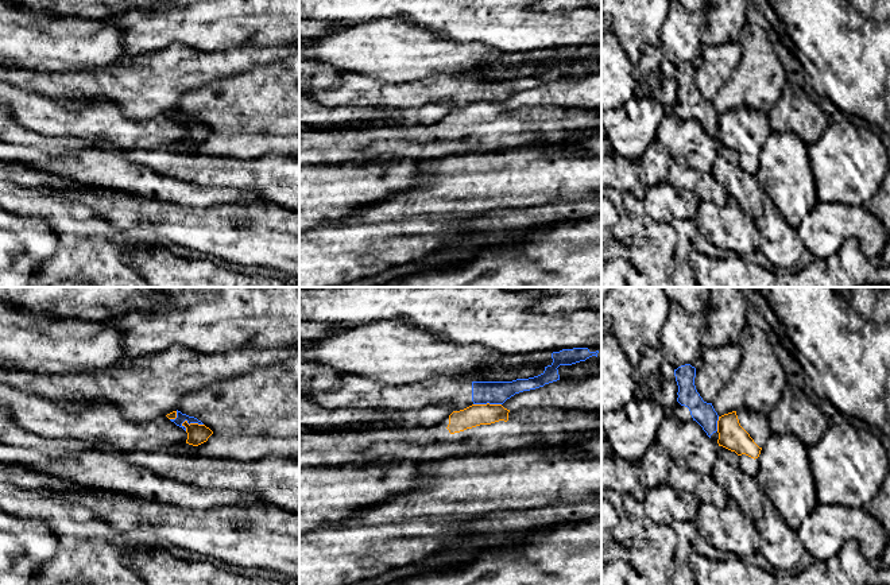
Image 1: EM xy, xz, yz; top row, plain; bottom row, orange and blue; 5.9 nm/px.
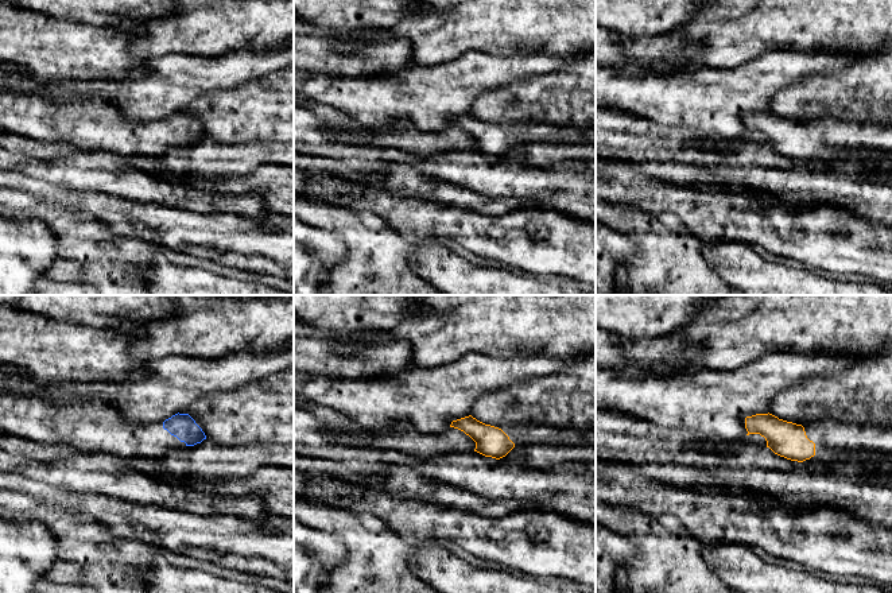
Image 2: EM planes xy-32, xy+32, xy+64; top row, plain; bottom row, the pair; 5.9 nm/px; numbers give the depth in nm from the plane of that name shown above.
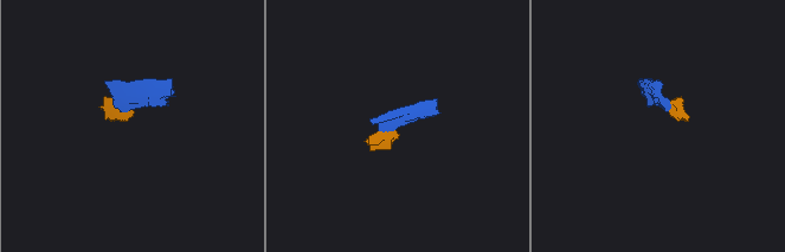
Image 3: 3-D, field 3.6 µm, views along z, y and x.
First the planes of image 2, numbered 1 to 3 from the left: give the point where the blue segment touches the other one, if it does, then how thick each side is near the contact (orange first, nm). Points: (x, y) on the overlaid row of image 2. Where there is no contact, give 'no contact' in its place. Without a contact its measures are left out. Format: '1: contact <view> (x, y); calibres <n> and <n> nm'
1: no contact
2: no contact
3: no contact

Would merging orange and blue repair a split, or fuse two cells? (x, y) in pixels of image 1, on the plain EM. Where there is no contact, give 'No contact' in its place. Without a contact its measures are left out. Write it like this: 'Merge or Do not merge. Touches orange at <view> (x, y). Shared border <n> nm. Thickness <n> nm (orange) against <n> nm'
Do not merge. Touches orange at xy (192, 121). Shared border 140 nm. Thickness 120 nm (orange) against 60 nm

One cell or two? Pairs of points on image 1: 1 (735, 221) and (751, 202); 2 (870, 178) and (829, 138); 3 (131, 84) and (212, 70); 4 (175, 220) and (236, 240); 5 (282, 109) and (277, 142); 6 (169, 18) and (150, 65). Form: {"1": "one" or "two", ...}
{"1": "two", "2": "one", "3": "one", "4": "one", "5": "two", "6": "two"}

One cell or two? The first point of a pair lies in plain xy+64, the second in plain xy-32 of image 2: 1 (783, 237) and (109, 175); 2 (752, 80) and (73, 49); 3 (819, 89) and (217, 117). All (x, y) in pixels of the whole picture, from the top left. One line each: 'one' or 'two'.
1: two
2: two
3: one

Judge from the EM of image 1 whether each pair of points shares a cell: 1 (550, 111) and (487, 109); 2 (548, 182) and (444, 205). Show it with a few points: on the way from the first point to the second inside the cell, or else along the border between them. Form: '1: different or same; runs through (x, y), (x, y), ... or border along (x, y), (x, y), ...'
1: same; runs through (534, 117), (503, 117)
2: same; runs through (522, 182), (476, 182), (469, 185)

